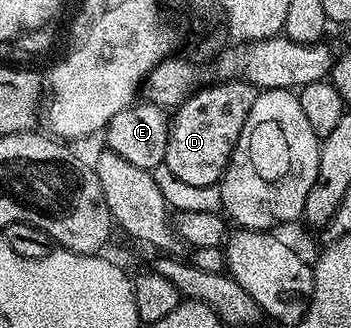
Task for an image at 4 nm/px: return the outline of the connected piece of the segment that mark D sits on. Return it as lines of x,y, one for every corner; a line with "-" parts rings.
221,80
205,85
194,90
186,102
172,111
163,165
171,168
183,184
215,186
225,175
235,144
243,132
243,124
247,124
247,112
251,112
258,91
244,80

